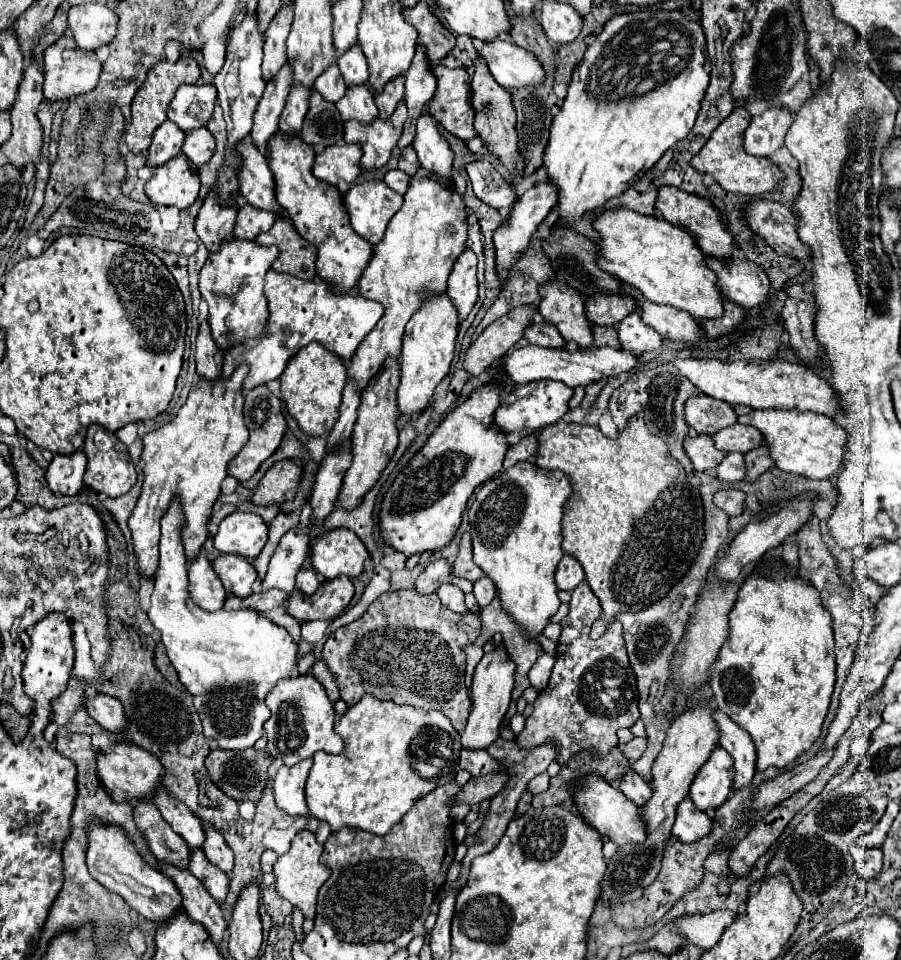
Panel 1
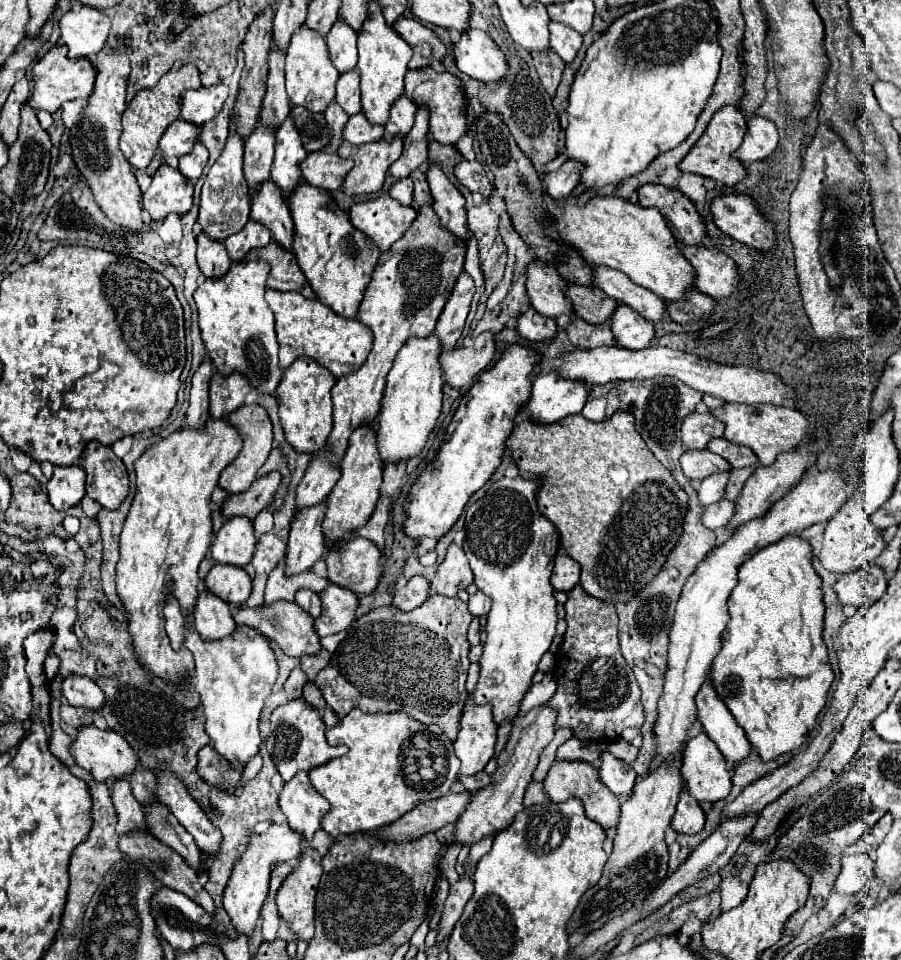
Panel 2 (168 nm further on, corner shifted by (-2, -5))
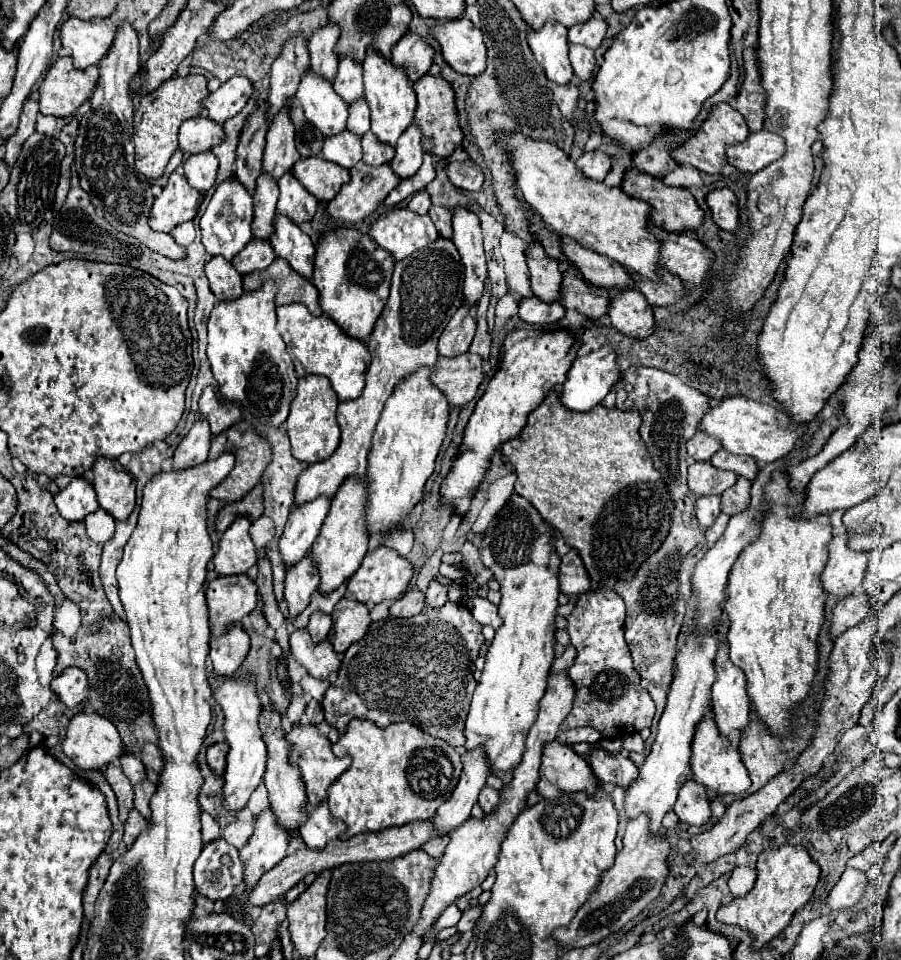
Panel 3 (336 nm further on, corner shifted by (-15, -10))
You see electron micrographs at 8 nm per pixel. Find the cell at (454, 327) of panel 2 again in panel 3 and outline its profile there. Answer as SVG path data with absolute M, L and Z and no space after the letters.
M469 306L459 308L449 324L445 326L443 334L439 336L439 354L441 356L459 356L465 354L471 346L475 334L475 308Z

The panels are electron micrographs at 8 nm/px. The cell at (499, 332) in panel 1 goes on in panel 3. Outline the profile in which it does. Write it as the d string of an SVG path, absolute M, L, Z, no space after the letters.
M471 352L455 358L439 358L429 380L445 394L451 406L465 406L483 382L481 358Z

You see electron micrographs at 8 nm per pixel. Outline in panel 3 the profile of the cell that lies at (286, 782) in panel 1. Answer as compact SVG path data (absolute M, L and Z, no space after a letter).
M319 804L317 808L307 810L307 822L299 828L303 842L311 850L321 850L331 838L339 838L345 830L345 824L341 820L335 820L329 814L327 804Z

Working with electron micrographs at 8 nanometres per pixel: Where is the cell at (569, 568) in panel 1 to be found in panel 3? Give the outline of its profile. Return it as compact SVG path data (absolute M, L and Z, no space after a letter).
M571 548L563 558L561 558L561 568L559 568L559 584L561 592L571 596L571 594L583 594L591 588L591 578L577 554L575 548Z

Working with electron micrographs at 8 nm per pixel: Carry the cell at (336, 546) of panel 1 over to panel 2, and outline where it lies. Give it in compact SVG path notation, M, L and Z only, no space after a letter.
M350 537L330 547L326 555L328 581L354 593L372 593L382 575L380 551L362 537Z

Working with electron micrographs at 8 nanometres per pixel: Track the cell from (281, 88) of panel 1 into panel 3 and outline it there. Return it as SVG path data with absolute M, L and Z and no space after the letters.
M261 174L253 196L253 222L251 222L253 236L259 240L269 240L273 234L277 198L279 198L277 182L267 174Z

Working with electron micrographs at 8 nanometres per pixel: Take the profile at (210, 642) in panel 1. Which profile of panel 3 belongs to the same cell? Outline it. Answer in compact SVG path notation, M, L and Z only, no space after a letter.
M211 674L217 682L215 700L221 704L225 714L225 736L229 742L229 754L227 754L227 766L223 774L223 810L227 812L239 812L247 806L249 796L253 790L263 782L265 774L265 760L267 760L267 748L261 738L261 730L257 724L257 718L261 714L259 696L255 690L255 680L249 680L247 676L241 676L237 680L233 678L219 678Z

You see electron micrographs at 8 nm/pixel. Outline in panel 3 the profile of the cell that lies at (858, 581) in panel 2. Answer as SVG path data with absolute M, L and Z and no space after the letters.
M859 592L857 596L851 594L851 596L839 600L837 606L833 608L833 618L829 624L829 636L835 640L847 628L853 628L859 622L863 622L867 618L867 610L869 610L869 598L865 592Z

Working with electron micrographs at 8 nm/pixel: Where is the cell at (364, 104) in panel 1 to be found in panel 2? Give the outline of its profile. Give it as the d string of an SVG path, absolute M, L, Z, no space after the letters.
M360 111L348 119L346 129L342 131L342 137L346 141L350 141L352 145L364 145L370 141L378 141L382 137L382 133L384 133L384 127L370 125L370 121L366 121L366 117L362 117L362 111Z

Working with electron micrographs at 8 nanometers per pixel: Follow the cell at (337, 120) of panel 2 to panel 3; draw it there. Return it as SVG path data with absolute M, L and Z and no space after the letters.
M347 130L331 136L323 144L323 156L325 160L351 170L361 160L361 138Z

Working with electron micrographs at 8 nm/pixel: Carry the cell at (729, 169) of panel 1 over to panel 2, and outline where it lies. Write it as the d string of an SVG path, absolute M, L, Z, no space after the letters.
M726 105L724 109L714 113L712 121L708 123L706 133L698 139L698 143L692 147L692 151L682 159L682 163L678 167L686 173L696 173L696 175L702 175L702 177L710 177L718 183L724 183L726 187L734 187L736 183L744 181L746 175L748 175L742 161L738 161L732 155L738 149L738 145L742 143L744 135L746 135L746 117L742 115L742 111L738 107Z

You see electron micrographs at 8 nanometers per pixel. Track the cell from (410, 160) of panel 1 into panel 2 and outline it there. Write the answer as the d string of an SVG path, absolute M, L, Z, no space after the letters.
M416 169L414 173L410 173L410 179L414 181L414 207L418 209L420 205L426 205L426 203L432 203L432 195L430 195L430 189L428 189L428 181L424 177L424 173L420 169Z

